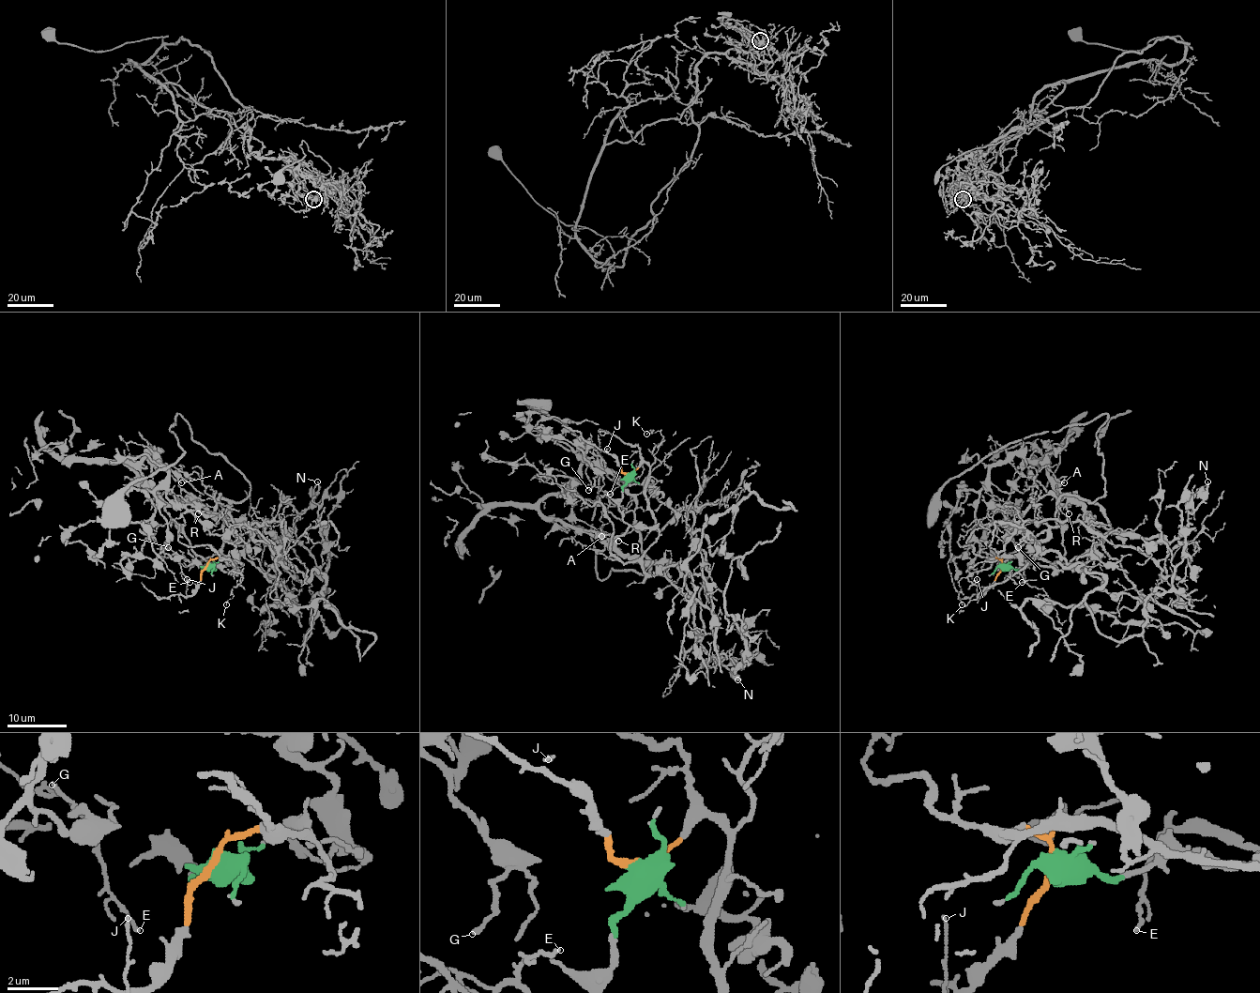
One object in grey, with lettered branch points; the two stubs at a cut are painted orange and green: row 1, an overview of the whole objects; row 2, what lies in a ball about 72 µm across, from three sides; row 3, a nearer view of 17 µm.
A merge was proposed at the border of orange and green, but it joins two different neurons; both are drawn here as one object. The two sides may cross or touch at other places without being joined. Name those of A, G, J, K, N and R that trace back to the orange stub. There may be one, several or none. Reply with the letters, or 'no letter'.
J, K

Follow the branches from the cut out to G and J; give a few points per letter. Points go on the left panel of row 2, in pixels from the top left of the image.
G: (205, 566), (118, 462), (151, 454), (166, 472), (155, 492), (173, 557), (168, 547)
J: (205, 566), (201, 573), (201, 583), (189, 596), (186, 595), (186, 578)

